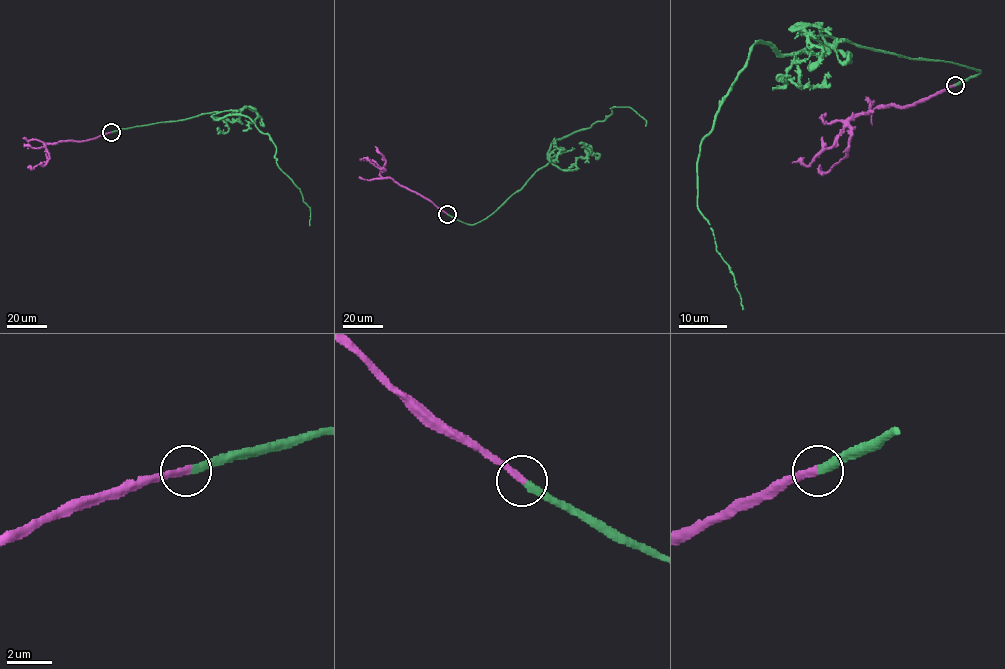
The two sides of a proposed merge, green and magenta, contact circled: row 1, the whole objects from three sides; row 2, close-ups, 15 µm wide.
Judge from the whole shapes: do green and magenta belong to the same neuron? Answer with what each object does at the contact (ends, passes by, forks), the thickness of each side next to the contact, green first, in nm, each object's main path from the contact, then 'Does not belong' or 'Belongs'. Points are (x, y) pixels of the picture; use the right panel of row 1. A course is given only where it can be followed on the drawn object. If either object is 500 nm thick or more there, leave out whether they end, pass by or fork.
At the ring green ends. At the ring magenta ends. Thickness 360 nm (green) against 280 nm. Course of green: (955, 85), (980, 71), (826, 36), (786, 54), (754, 45), (697, 164), (697, 210), (743, 309). Course of magenta: (955, 85), (915, 104), (878, 106), (856, 114), (848, 121), (851, 137), (847, 155), (827, 171), (821, 168). Belongs

